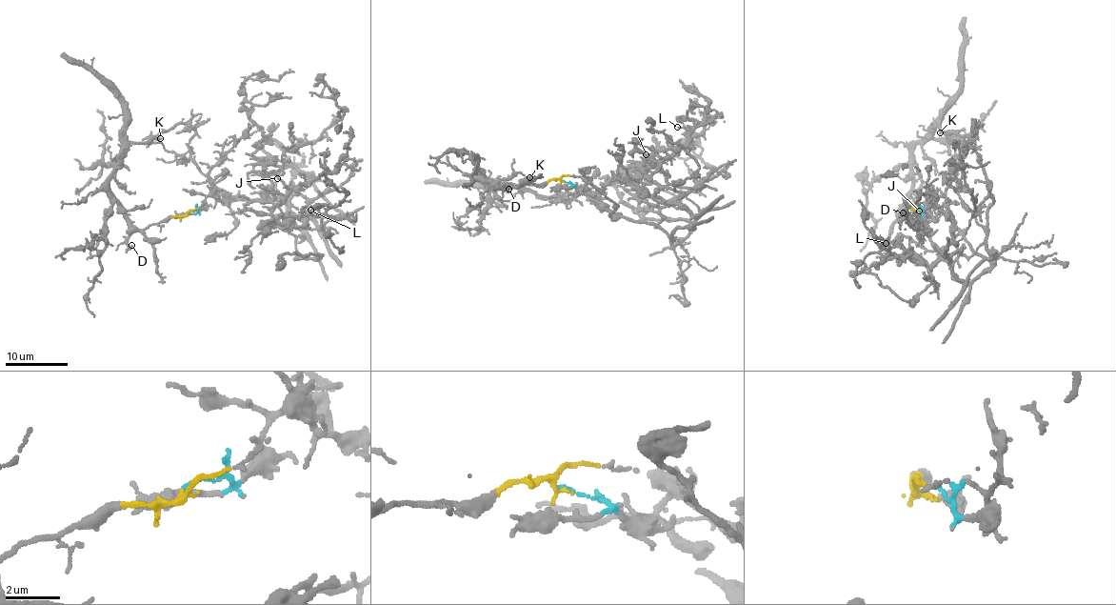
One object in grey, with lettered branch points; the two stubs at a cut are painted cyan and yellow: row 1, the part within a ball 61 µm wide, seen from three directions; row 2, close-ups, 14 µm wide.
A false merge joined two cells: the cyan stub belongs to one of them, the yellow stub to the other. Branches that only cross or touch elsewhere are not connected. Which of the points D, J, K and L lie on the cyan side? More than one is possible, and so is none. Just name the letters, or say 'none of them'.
J, L

